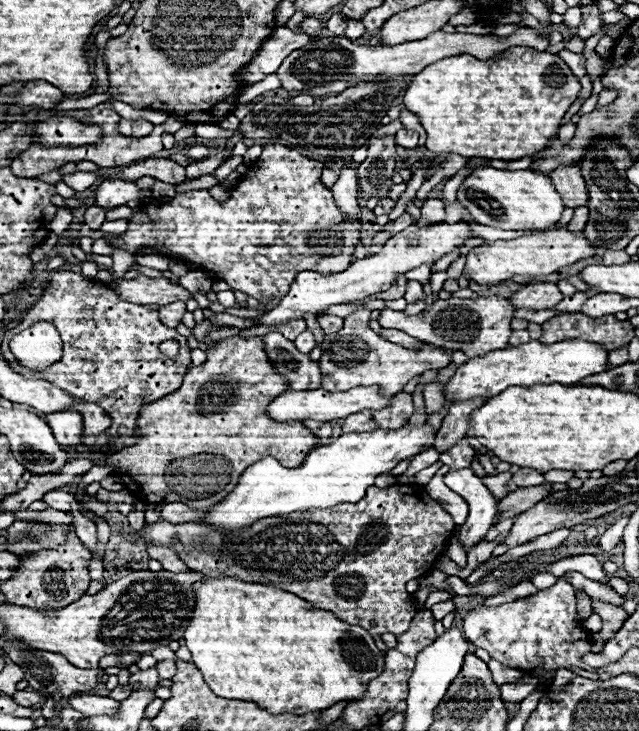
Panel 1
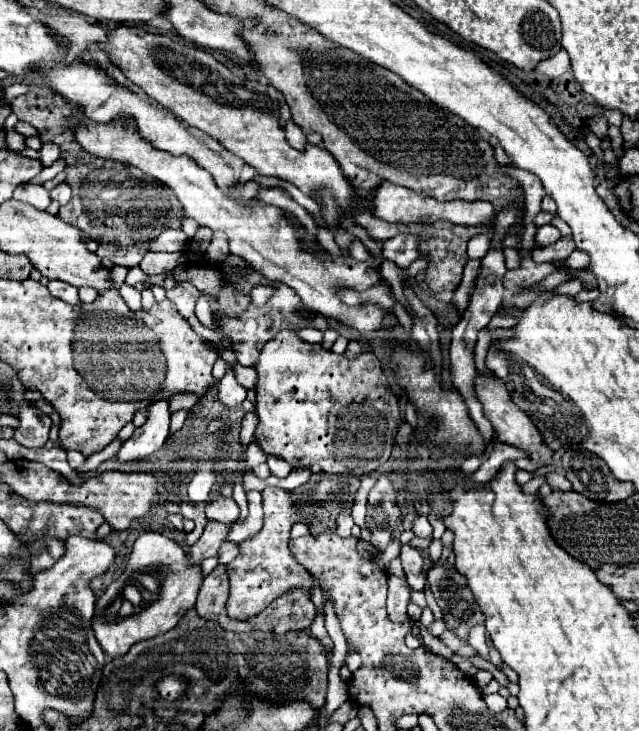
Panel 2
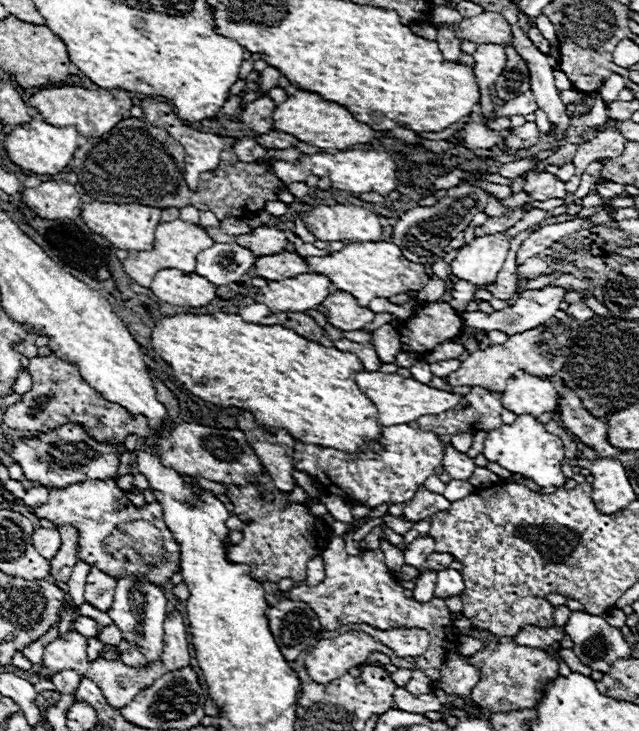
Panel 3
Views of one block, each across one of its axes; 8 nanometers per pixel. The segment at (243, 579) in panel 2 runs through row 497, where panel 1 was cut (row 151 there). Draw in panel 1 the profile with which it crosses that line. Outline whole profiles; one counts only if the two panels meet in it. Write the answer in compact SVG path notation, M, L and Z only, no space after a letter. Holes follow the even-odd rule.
M268 144L262 150L262 156L252 164L248 174L240 184L230 192L230 198L218 202L210 196L208 190L194 190L178 194L174 198L151 202L140 206L134 216L128 220L128 230L118 234L110 246L116 250L140 252L152 248L160 254L166 254L178 262L190 262L196 268L210 272L212 276L226 282L232 290L240 290L256 300L274 300L288 294L290 282L300 270L320 270L320 274L332 274L332 270L344 270L352 262L354 246L360 240L360 222L346 220L334 204L332 192L322 186L320 174L324 164L312 158L298 154L280 144ZM170 200L170 204L162 204ZM162 204L162 206L160 206ZM270 246L270 250L250 250ZM338 246L338 252L328 252ZM326 258L326 260L318 260Z

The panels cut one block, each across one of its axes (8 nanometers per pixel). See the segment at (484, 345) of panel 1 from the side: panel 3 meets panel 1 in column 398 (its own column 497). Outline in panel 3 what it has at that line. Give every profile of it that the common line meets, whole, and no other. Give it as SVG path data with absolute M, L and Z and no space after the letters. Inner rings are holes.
M546 286L540 290L526 290L516 300L516 304L498 310L494 314L482 312L462 312L462 320L476 330L500 330L508 336L532 330L540 326L560 308L566 290L562 286Z

